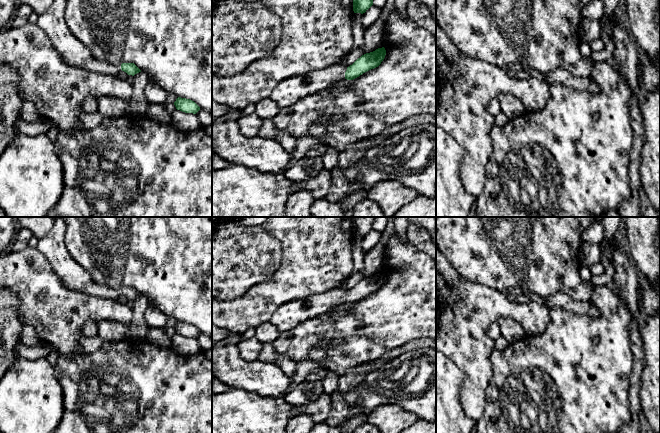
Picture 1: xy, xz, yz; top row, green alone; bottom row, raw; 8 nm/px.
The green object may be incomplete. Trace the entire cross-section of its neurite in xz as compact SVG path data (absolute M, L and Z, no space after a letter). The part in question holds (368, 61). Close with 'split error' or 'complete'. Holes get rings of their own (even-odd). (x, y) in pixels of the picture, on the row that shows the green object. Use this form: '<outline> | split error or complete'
M382 47L362 55L349 67L346 67L344 64L337 64L323 70L290 77L275 86L269 99L279 109L286 108L300 99L326 89L343 78L353 80L363 73L378 67L384 60L385 55L386 50Z | split error

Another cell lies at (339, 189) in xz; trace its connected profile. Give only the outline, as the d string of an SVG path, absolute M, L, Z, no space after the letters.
M339 168L331 170L331 186L325 197L327 201L339 203L349 194L351 181L346 178L343 171Z

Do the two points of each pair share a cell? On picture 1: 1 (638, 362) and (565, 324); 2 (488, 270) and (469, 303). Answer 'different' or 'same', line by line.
1: different
2: different

